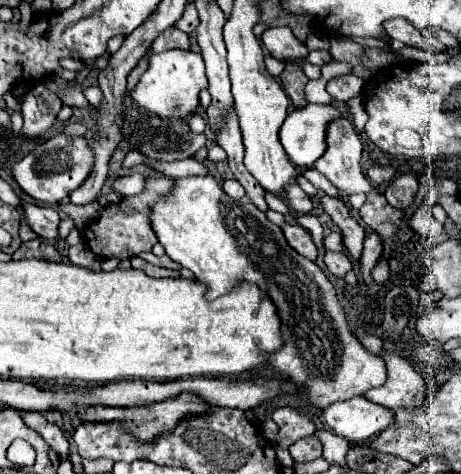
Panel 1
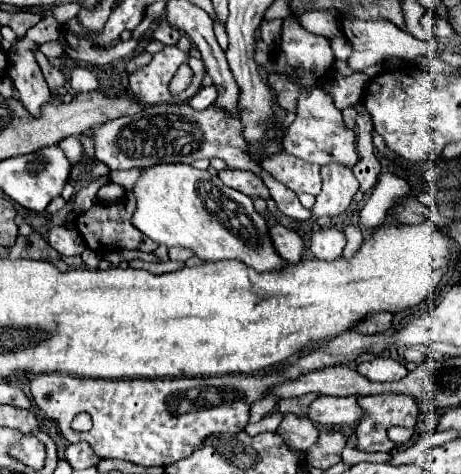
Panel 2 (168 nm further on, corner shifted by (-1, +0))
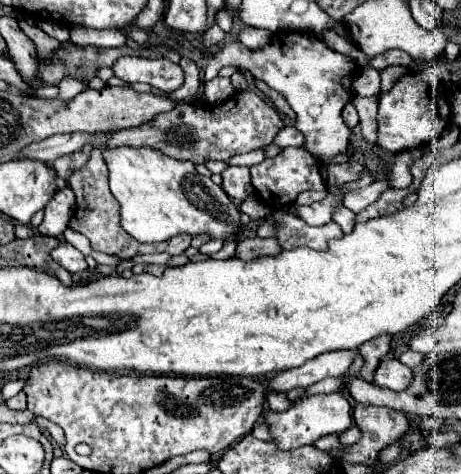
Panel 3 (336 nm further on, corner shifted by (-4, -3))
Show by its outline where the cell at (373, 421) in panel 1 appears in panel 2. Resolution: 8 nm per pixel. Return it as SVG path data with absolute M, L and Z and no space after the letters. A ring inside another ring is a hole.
M319 396L309 406L305 414L313 424L327 424L327 426L355 426L361 422L363 412L357 404L355 396L349 398L335 398L335 396Z

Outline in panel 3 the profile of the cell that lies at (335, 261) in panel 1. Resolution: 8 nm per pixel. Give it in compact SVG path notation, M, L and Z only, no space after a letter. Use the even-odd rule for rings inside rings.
M274 211L272 217L282 223L282 229L278 229L276 237L284 249L310 247L316 251L326 251L330 239L340 239L344 235L336 223L328 223L324 227L312 227L304 223L300 217L288 215L284 211Z

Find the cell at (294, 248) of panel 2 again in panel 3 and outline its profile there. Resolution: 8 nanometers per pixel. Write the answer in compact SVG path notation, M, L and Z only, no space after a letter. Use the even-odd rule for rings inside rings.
M248 237L238 243L236 257L244 259L244 261L254 261L258 257L276 257L276 255L280 255L280 251L282 251L282 247L276 237L270 237L270 239Z

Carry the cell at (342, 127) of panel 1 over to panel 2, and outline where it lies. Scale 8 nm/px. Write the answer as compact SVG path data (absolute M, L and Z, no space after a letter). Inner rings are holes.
M341 164L323 166L321 176L323 176L323 190L317 196L311 214L313 218L321 216L335 218L349 208L355 192L359 190L359 182L353 176L353 170L343 168Z

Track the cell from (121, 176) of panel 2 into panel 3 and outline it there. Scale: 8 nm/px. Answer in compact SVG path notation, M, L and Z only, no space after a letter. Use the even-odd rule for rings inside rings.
M92 149L90 161L80 171L76 171L72 177L68 177L68 185L76 193L76 211L74 211L74 217L70 219L70 227L80 231L82 235L86 235L92 243L92 249L102 251L102 253L110 253L110 255L120 255L122 259L130 259L130 257L142 255L142 253L166 252L173 256L180 255L190 247L188 235L178 235L178 237L173 237L159 245L156 243L142 245L122 229L122 225L120 225L120 203L110 193L108 169L106 169L104 157L98 153L98 149Z

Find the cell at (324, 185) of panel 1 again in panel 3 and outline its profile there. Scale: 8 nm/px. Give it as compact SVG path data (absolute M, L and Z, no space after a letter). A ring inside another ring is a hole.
M286 147L282 149L276 157L270 157L262 161L260 165L254 165L250 169L252 173L252 185L256 187L258 195L268 203L268 205L292 205L296 201L296 195L302 191L324 191L326 185L320 175L320 163L308 155L302 147Z

